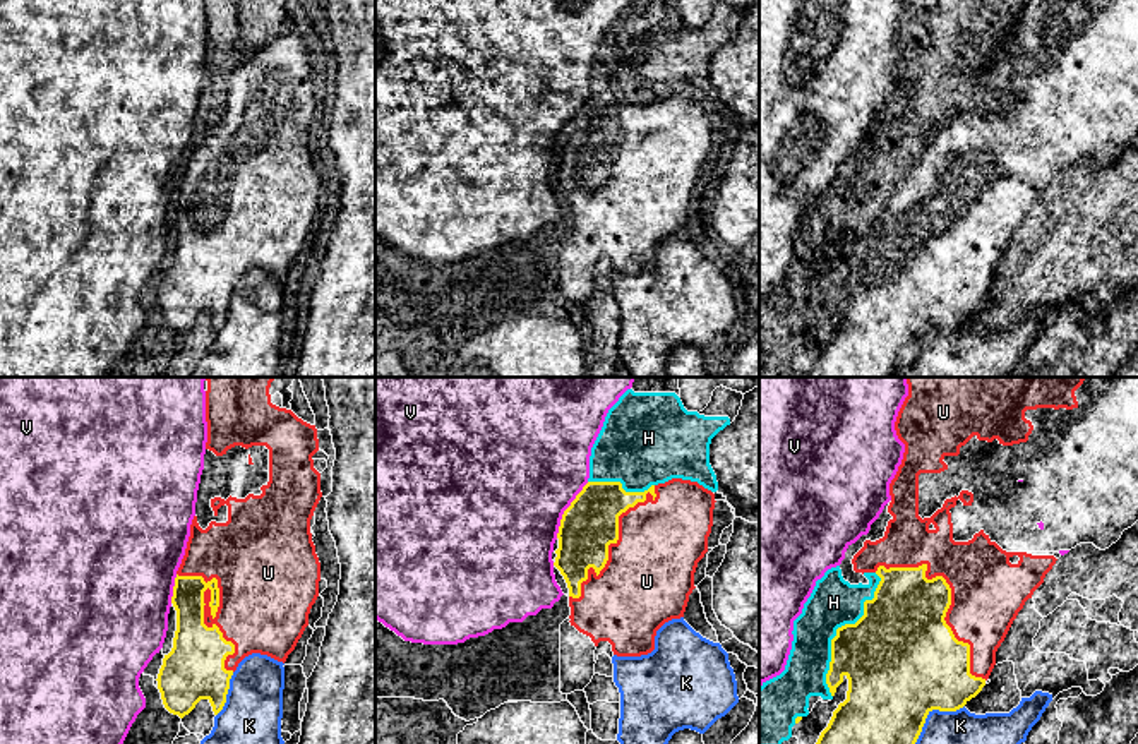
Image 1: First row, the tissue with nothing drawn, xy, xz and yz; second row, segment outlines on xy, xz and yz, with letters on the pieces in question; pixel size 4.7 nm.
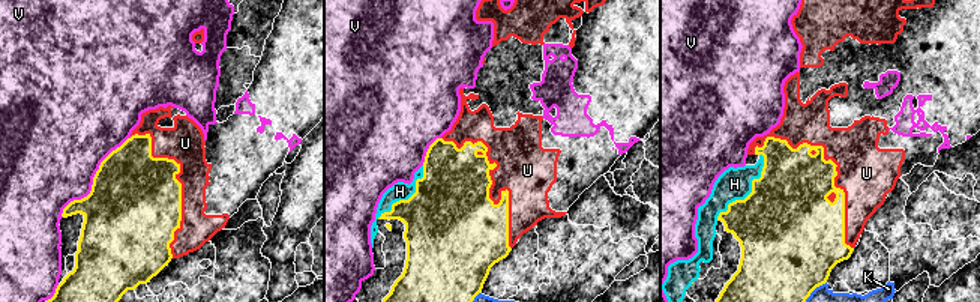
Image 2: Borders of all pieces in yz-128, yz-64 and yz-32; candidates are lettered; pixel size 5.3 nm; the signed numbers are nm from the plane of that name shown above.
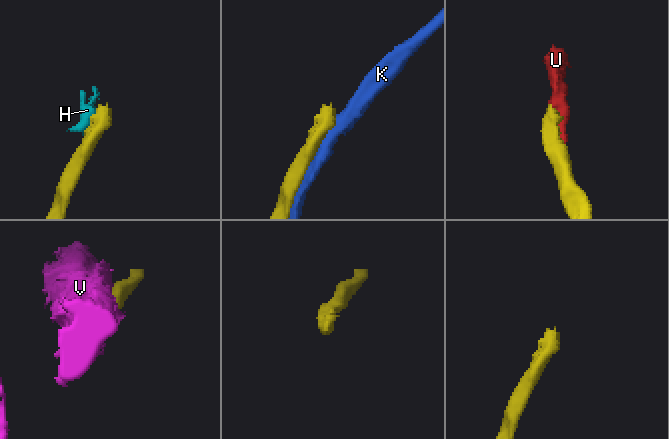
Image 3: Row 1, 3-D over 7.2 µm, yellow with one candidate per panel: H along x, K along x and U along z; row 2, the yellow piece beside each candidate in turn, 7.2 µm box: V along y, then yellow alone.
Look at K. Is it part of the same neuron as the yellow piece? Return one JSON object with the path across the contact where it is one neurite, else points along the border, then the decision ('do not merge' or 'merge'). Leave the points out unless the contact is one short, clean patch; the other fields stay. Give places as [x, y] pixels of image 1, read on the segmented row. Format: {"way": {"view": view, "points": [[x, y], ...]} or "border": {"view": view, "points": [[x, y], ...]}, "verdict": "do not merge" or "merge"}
{"verdict": "do not merge"}

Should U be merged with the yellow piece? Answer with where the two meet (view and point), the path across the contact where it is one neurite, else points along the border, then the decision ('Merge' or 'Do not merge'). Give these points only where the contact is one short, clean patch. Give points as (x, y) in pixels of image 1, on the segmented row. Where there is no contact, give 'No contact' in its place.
Touches yellow at xy (209, 606). Merge

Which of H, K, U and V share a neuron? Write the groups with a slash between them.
H / K / U / V

